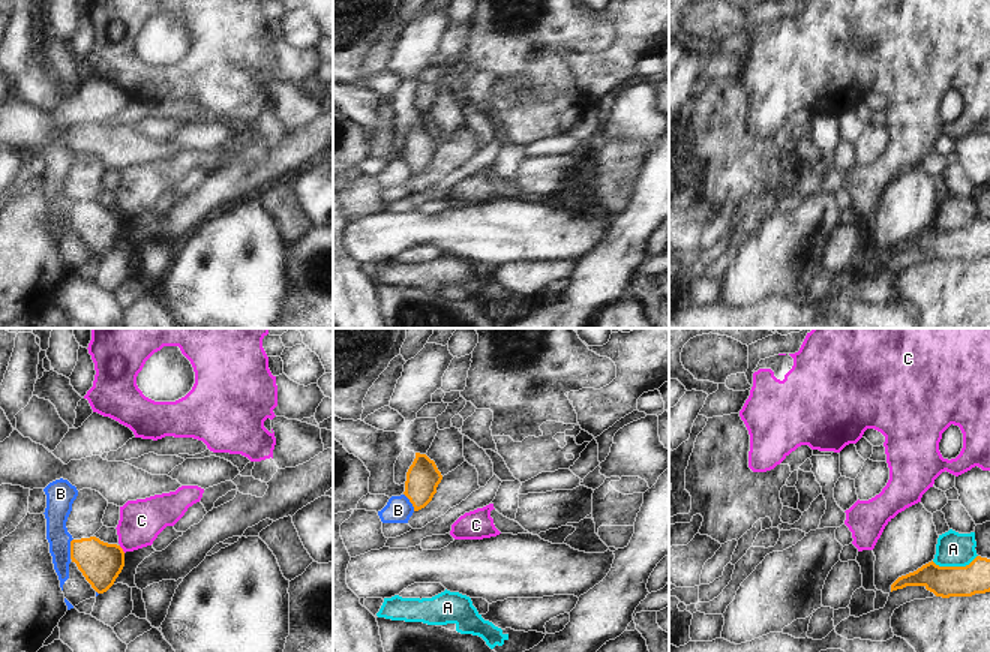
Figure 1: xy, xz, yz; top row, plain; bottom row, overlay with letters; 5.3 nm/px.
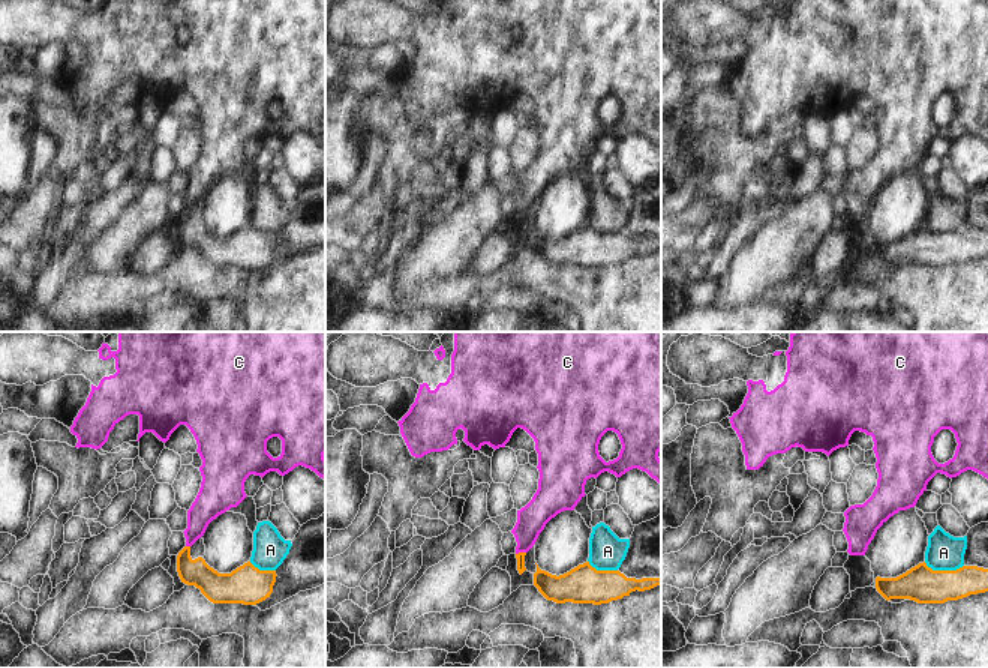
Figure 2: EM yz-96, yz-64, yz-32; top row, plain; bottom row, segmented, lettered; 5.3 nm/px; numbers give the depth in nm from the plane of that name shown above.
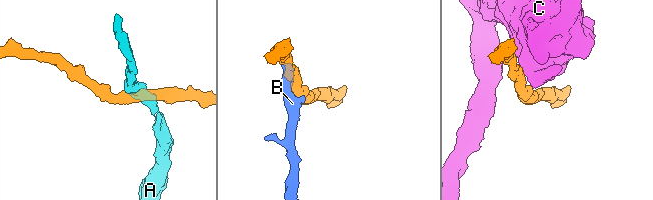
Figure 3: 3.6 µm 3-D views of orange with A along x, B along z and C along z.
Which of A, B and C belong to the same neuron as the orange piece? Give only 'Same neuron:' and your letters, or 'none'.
Same neuron: none.

